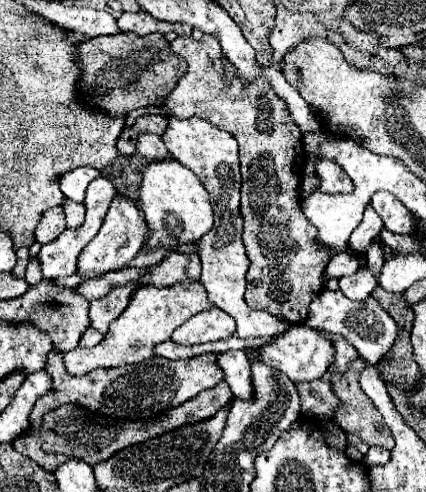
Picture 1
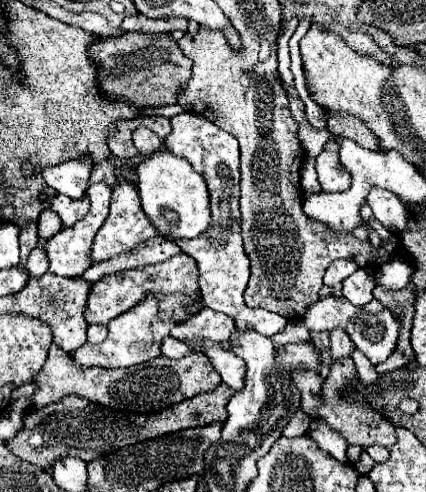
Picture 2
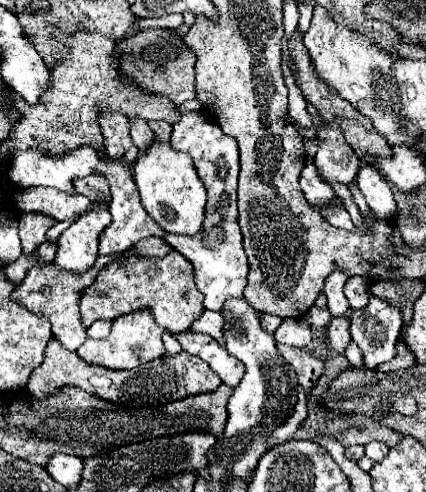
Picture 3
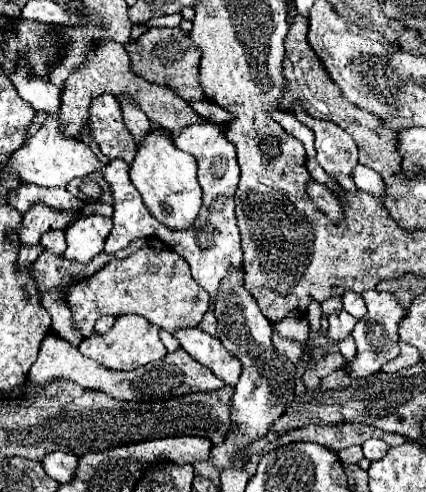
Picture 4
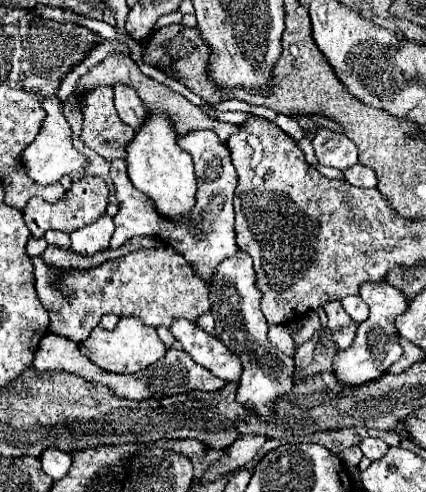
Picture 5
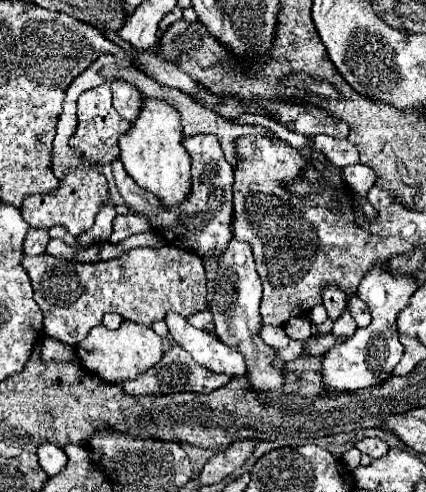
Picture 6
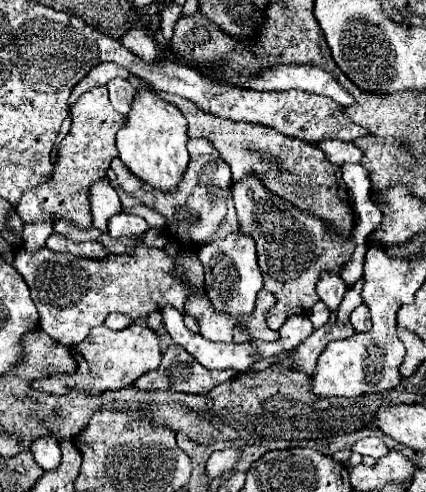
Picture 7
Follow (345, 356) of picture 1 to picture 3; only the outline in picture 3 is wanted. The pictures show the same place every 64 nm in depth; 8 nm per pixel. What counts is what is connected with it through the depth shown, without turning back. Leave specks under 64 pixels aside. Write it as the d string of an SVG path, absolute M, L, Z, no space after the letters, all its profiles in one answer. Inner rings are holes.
M334 316L330 320L326 336L328 336L332 350L342 354L344 348L348 346L348 342L350 342L350 320L348 320L348 316Z

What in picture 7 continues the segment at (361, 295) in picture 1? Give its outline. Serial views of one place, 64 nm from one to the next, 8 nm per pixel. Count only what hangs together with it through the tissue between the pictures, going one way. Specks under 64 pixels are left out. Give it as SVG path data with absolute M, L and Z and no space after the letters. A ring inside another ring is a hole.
M360 304L352 314L350 314L350 322L354 326L356 332L368 332L372 328L372 322L370 322L370 310L366 304Z

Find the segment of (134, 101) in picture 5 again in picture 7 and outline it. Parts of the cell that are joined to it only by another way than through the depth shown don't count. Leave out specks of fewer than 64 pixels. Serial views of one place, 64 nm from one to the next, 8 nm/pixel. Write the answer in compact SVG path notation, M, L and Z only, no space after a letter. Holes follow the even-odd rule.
M114 78L114 80L110 80L106 84L106 88L108 88L108 94L110 94L112 106L120 114L128 116L132 100L134 100L134 94L136 94L136 86L130 80L126 80L126 78Z

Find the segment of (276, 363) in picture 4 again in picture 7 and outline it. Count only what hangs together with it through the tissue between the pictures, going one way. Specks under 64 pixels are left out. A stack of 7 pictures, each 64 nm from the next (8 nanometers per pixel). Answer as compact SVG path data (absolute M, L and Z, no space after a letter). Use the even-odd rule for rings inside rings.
M238 230L226 236L216 236L212 242L204 244L204 248L198 250L198 258L204 266L206 294L212 298L214 308L218 308L218 312L230 312L234 316L252 314L256 294L262 290L264 280L256 262L256 242L252 236Z

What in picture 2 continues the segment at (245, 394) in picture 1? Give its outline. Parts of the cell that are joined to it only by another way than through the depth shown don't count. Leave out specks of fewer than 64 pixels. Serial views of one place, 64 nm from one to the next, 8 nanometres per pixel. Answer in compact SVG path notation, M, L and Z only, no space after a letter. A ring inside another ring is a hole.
M184 340L184 342L192 350L198 350L204 356L208 356L208 360L214 366L214 370L222 376L224 384L232 386L234 390L240 390L244 386L246 364L234 352L228 352L228 350L220 348L220 344L216 344L212 340ZM230 380L234 380L234 382L230 382Z

